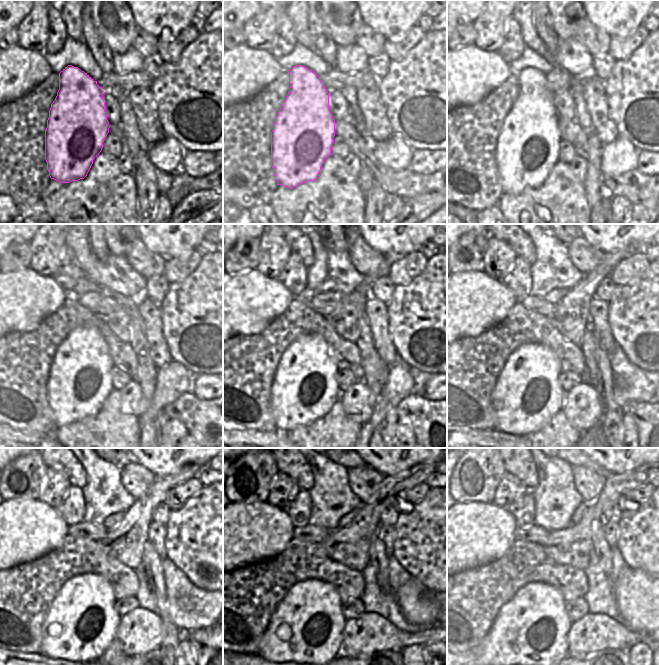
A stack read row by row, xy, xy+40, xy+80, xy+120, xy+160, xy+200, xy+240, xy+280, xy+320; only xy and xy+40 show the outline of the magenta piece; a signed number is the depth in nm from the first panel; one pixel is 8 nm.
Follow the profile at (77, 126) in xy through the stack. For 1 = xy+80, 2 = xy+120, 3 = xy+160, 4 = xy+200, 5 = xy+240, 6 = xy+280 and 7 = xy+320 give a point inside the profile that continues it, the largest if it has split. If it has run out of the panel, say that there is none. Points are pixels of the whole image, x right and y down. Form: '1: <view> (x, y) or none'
1: xy+80 (527, 147)
2: xy+120 (79, 380)
3: xy+160 (303, 389)
4: xy+200 (527, 393)
5: xy+240 (81, 622)
6: xy+280 (306, 626)
7: xy+320 (530, 630)

